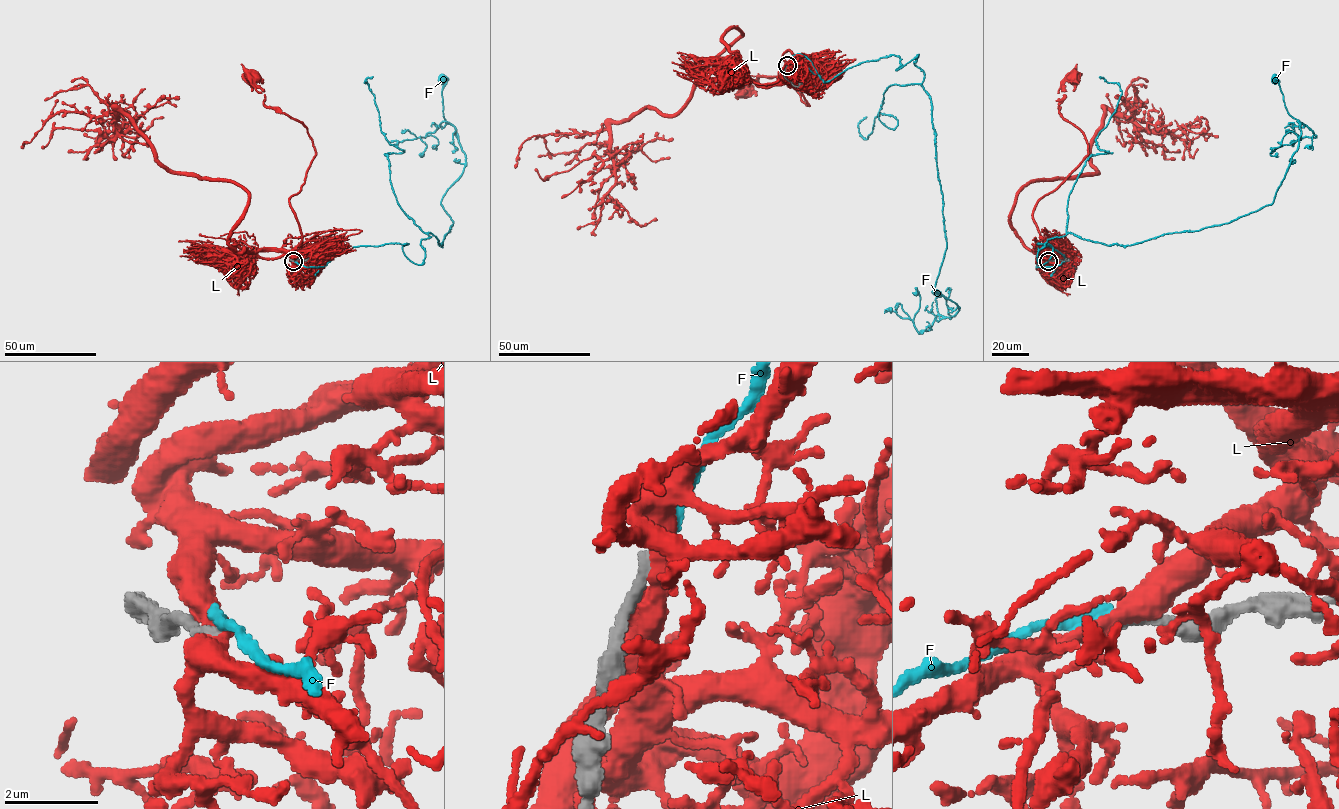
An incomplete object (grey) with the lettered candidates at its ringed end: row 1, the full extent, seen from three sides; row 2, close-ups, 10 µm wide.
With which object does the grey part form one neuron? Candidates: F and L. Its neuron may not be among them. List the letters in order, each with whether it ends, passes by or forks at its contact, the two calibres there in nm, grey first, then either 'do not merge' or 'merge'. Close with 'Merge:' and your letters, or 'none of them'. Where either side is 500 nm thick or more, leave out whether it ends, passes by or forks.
F: it ends; calibres 220 and 320 nm; do not merge
L: it passes by; calibres 280 and 400 nm; do not merge
Merge: none of them

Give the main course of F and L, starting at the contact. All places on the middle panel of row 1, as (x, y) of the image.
F: (787, 65), (801, 53), (827, 82), (918, 54), (946, 240), (934, 290), (959, 307), (950, 318), (936, 292)
L: (786, 66), (785, 73), (794, 62), (789, 50), (783, 58), (809, 105), (777, 76), (747, 81), (744, 90)

